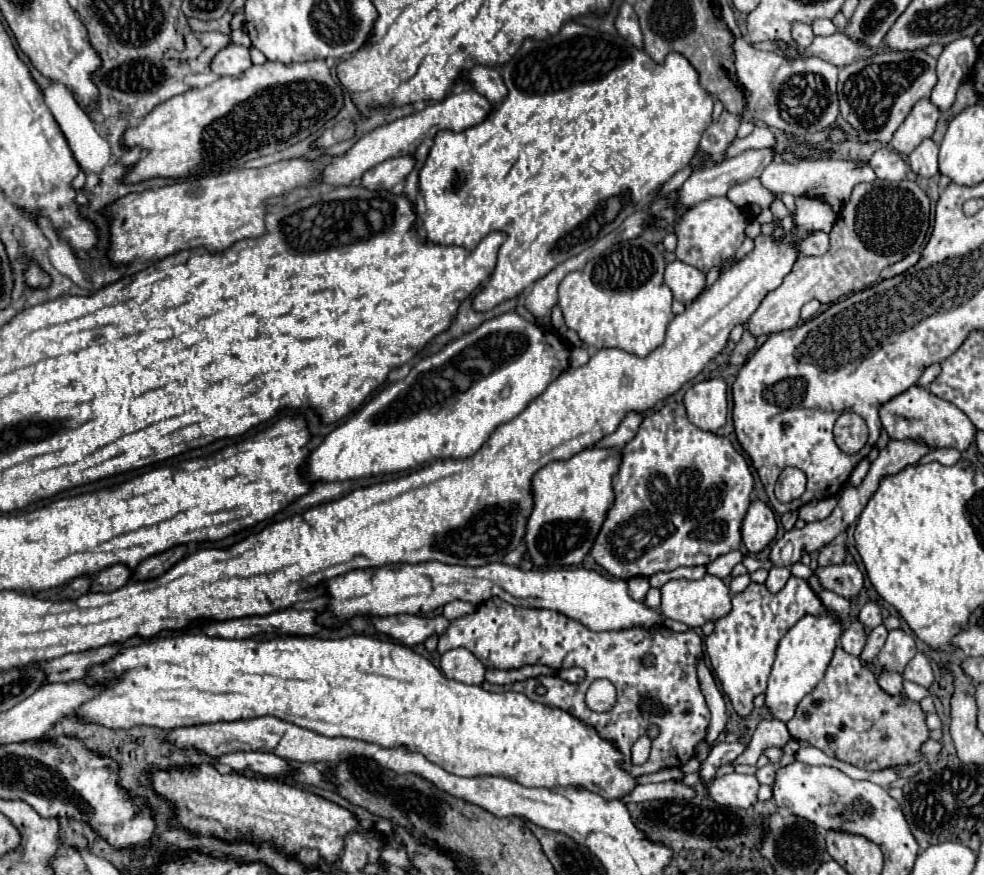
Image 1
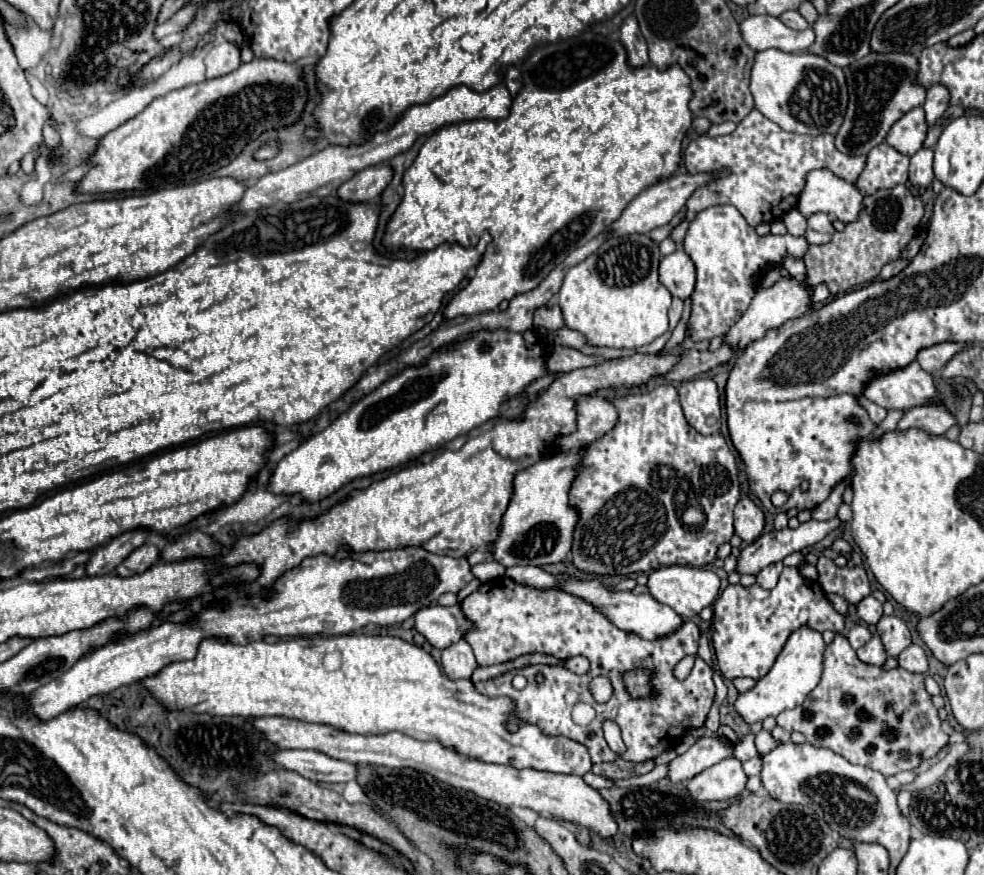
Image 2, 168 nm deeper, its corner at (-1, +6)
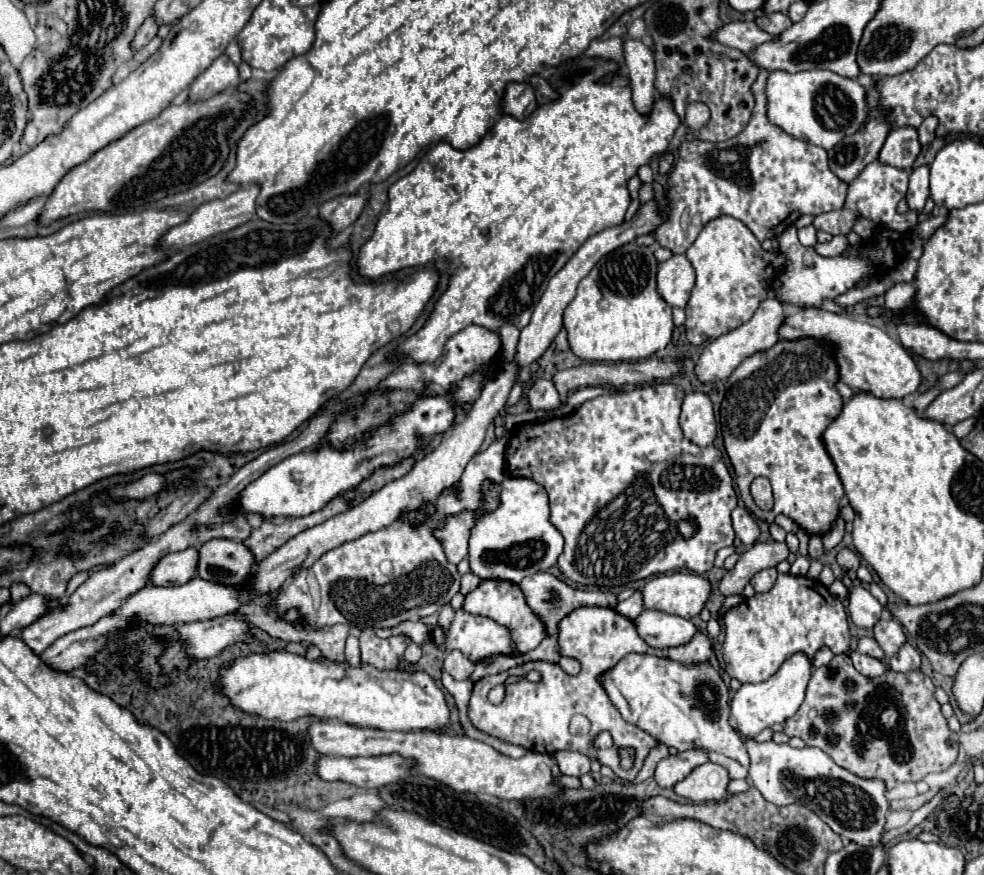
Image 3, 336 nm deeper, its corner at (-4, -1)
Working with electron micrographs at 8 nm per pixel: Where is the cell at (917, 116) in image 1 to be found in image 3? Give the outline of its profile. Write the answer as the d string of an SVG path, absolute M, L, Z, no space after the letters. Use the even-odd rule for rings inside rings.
M898 128L888 134L878 160L900 170L910 170L916 156L920 154L920 148L922 146L918 142L916 128Z

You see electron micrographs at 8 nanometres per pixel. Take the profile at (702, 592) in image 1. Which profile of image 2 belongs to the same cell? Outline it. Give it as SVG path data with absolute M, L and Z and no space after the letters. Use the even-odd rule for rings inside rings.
M661 567L649 575L647 587L649 593L659 601L669 605L675 613L679 613L683 619L693 619L701 613L703 607L711 607L719 595L719 577L711 569L699 569L699 567Z

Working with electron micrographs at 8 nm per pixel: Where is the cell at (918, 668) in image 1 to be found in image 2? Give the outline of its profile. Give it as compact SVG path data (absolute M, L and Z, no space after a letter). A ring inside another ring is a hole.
M909 645L897 659L899 659L899 665L909 673L927 673L929 669L927 655L919 645Z

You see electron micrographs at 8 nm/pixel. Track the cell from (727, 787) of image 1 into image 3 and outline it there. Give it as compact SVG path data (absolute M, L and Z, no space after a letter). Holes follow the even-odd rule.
M706 762L702 766L696 766L684 780L676 782L672 786L672 790L682 796L688 798L692 802L716 802L716 800L724 800L728 796L728 772L724 772L724 768L720 768L718 764Z

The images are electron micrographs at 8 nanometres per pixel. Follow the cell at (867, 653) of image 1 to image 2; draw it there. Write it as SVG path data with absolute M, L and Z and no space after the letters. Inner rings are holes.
M873 631L873 637L869 639L869 643L865 643L861 649L857 649L857 657L869 665L883 665L885 663L887 653L883 649L883 643L881 643L881 637L877 635L877 631Z

